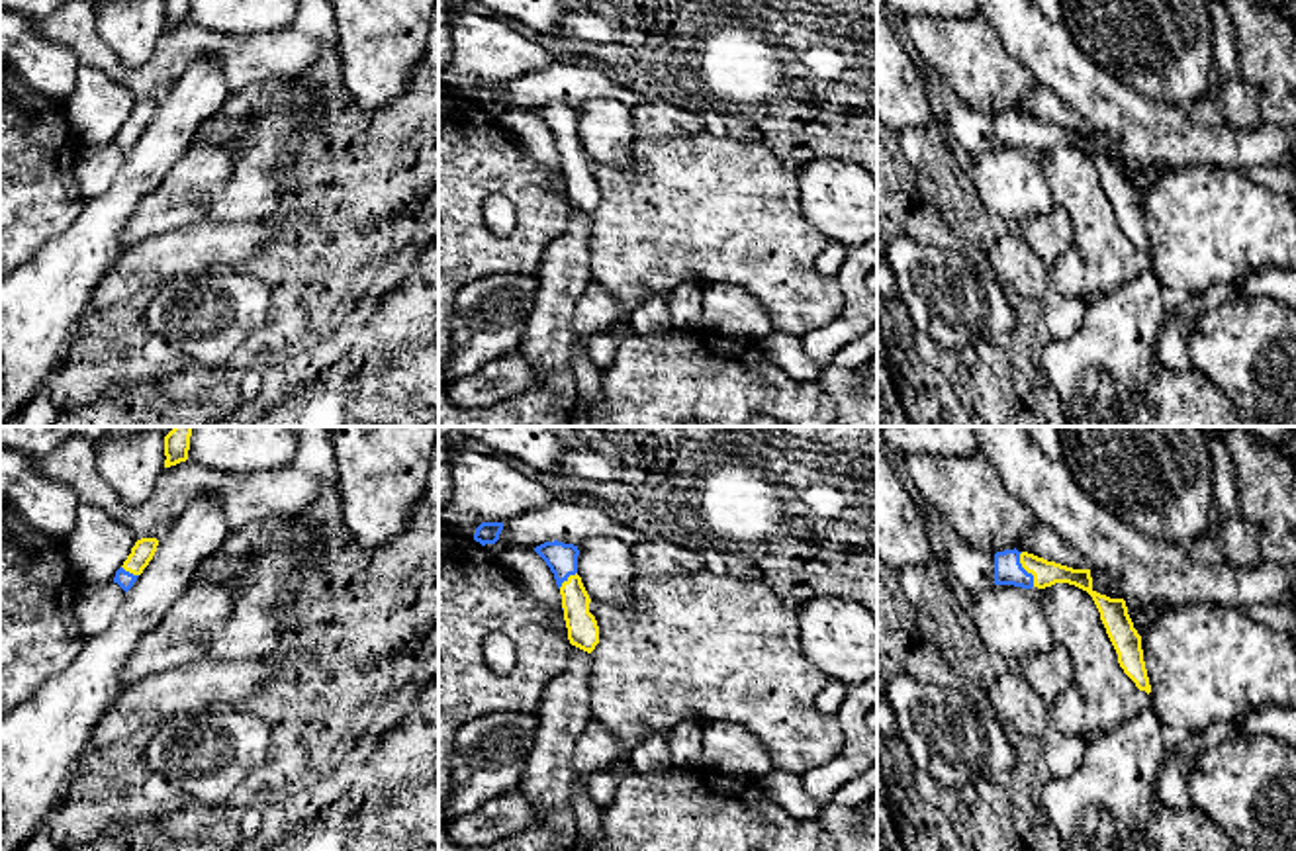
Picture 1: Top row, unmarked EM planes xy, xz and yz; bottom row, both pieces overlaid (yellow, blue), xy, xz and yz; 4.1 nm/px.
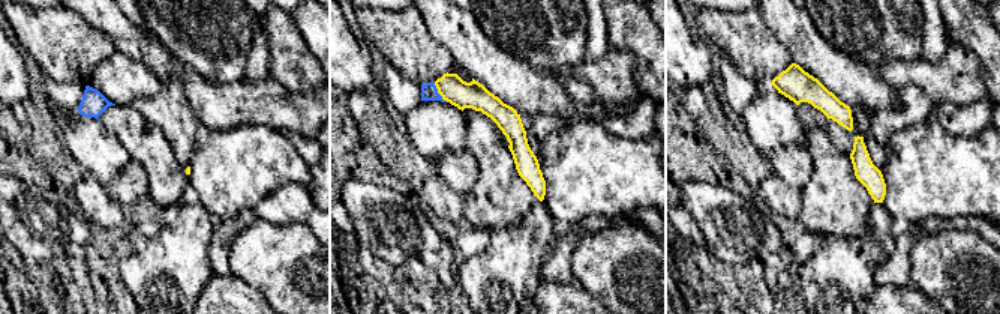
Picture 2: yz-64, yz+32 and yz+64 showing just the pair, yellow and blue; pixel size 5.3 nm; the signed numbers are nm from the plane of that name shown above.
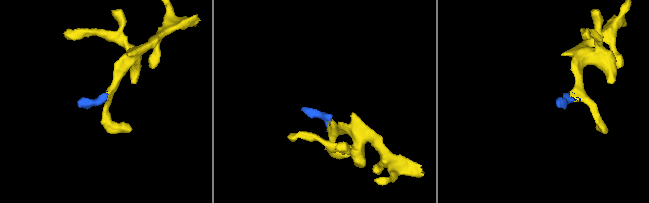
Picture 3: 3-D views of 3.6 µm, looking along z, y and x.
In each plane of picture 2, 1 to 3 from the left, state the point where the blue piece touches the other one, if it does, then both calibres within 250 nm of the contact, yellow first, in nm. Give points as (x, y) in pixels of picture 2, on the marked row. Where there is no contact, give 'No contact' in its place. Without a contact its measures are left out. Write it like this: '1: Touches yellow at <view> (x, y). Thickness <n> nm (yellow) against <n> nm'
1: No contact
2: Touches yellow at yz+32 (438, 92). Thickness 150 nm (yellow) against 90 nm
3: No contact

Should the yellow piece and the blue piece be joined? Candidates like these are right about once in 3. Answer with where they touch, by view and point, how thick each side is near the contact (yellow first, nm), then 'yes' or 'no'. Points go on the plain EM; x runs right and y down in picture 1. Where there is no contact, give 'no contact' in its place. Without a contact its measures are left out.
contact yz (1026, 132); calibres 110 and 120 nm; yes

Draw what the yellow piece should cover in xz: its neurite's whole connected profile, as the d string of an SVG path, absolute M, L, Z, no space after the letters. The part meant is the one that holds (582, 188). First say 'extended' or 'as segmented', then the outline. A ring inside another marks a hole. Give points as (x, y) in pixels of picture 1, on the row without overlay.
extended; M554 102L536 108L534 113L554 135L562 157L562 172L570 205L591 215L599 205L599 188L595 178L589 174L591 160L578 137L578 108Z

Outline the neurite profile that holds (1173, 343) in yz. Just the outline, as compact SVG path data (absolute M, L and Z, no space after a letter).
M1214 284L1204 293L1188 297L1184 305L1169 313L1165 319L1159 342L1157 342L1157 366L1171 368L1177 372L1190 370L1190 331L1198 315L1210 307L1218 307L1229 299L1237 299L1239 291L1235 286Z

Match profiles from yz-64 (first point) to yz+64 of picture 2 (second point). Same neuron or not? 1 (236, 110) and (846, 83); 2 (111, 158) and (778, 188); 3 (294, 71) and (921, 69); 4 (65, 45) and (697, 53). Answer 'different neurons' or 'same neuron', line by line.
1: same neuron
2: different neurons
3: different neurons
4: different neurons

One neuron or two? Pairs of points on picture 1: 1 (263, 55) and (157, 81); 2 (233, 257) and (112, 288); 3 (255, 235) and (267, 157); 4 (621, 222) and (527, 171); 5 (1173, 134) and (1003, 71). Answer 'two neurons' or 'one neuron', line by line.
1: one neuron
2: one neuron
3: two neurons
4: two neurons
5: two neurons

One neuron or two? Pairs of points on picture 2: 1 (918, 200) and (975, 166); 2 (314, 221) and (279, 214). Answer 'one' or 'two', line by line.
1: one
2: one

